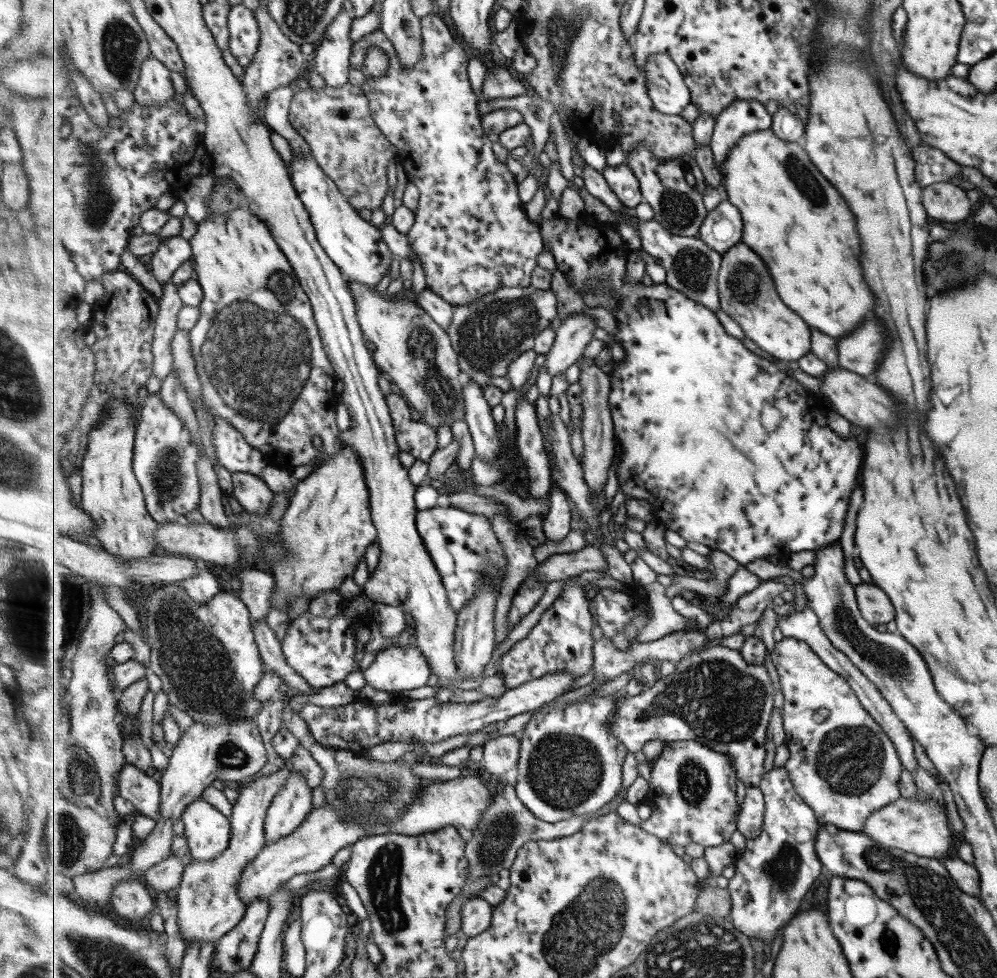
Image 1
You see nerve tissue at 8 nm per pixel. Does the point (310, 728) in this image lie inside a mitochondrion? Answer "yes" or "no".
no

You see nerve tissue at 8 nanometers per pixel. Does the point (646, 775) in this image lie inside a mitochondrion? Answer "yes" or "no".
no

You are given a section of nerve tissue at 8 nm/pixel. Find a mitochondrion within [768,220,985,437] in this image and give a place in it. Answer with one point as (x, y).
(943, 271)

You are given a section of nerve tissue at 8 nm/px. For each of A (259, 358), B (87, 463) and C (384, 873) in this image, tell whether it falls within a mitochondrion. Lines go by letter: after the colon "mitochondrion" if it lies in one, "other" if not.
A: mitochondrion
B: other
C: mitochondrion

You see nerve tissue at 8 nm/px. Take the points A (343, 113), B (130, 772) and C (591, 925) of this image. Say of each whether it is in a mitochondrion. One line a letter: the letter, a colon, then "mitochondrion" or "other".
A: other
B: other
C: mitochondrion

